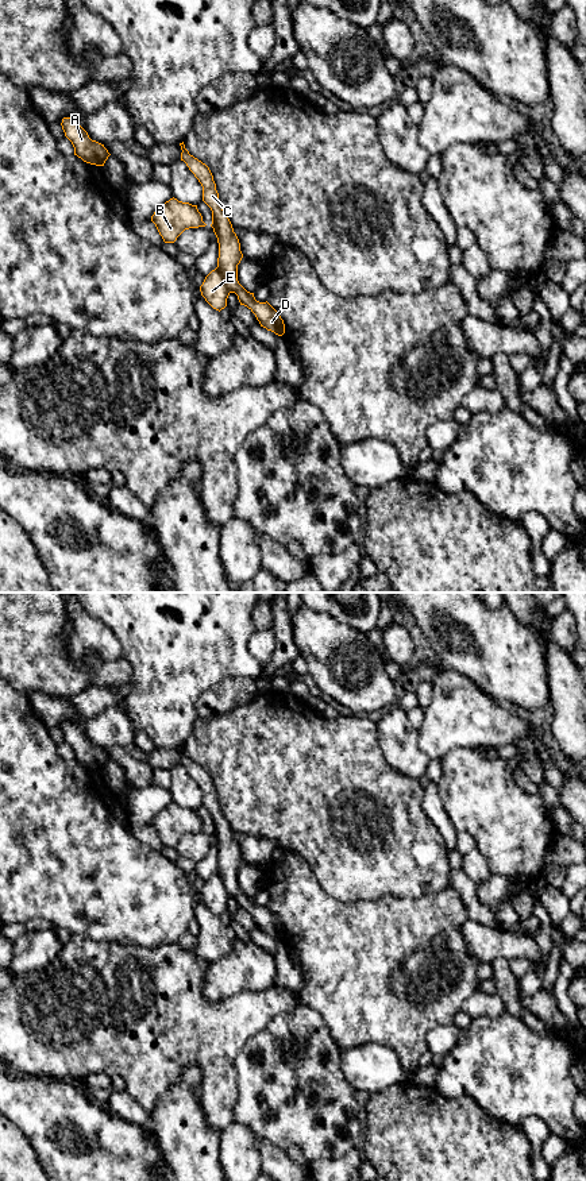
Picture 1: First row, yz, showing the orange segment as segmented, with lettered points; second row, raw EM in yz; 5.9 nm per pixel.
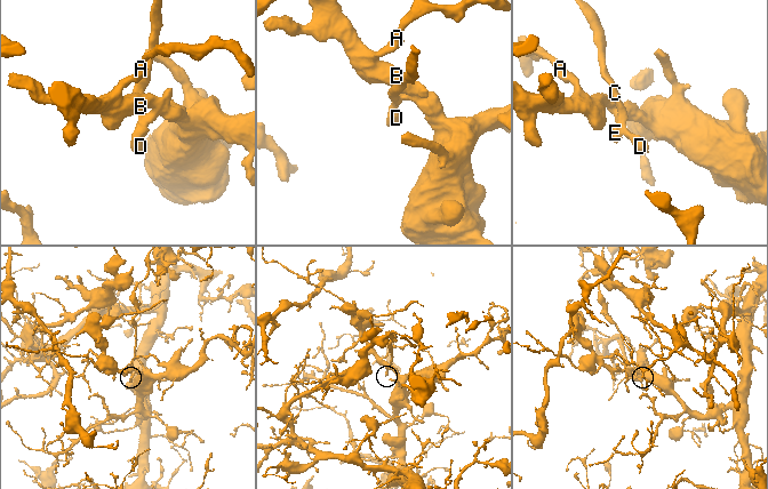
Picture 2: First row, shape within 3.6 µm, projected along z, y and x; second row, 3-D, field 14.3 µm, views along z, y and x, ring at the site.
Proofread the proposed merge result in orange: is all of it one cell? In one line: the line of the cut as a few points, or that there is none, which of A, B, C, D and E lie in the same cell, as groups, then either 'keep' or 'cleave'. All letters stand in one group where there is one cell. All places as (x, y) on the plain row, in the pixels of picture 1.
yz (218, 871), (231, 896) | A B E / C D | cleave

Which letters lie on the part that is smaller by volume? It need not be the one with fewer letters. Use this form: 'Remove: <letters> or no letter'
Remove: C, D

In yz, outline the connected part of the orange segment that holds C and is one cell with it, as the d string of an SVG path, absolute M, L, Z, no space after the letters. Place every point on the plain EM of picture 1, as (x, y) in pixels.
M184 746L180 748L180 750L182 754L181 765L186 768L189 775L201 788L203 806L212 815L211 831L213 833L219 848L217 872L221 875L230 896L238 900L240 910L247 911L255 919L261 931L282 941L285 938L285 929L279 918L267 906L257 906L254 898L247 896L238 885L238 869L240 868L243 858L232 829L220 810L219 798L209 772L190 760L185 753Z

